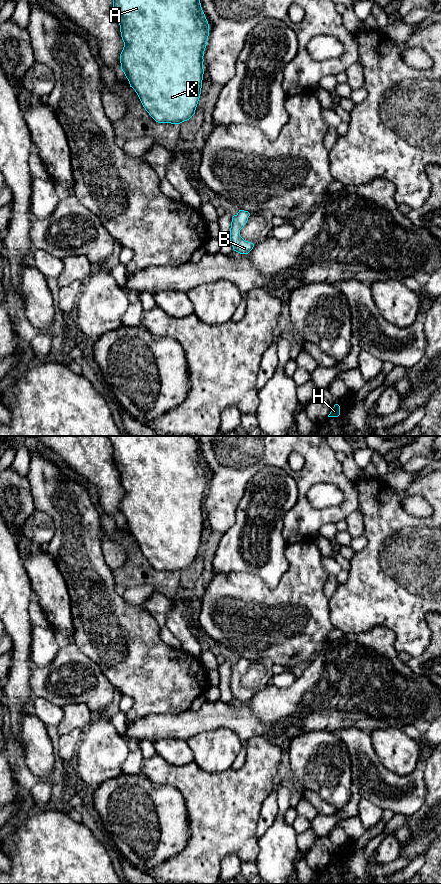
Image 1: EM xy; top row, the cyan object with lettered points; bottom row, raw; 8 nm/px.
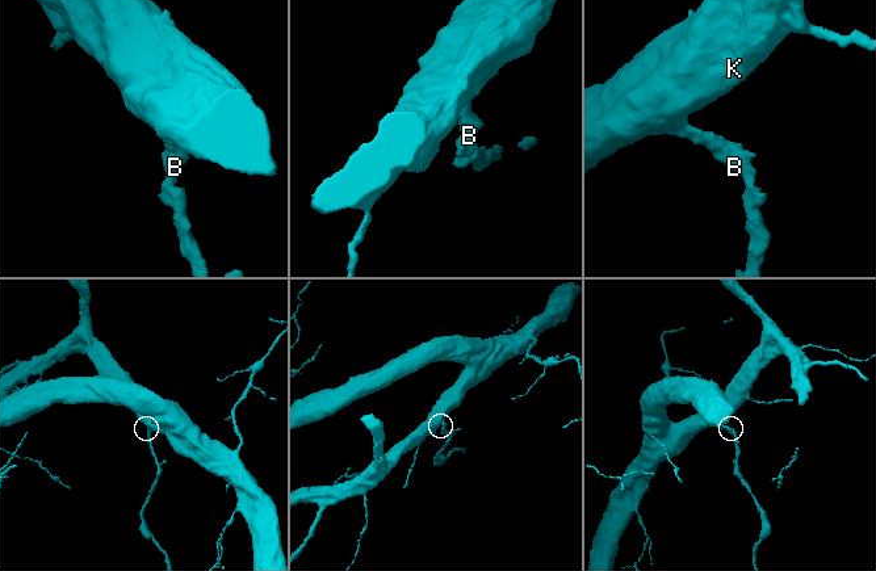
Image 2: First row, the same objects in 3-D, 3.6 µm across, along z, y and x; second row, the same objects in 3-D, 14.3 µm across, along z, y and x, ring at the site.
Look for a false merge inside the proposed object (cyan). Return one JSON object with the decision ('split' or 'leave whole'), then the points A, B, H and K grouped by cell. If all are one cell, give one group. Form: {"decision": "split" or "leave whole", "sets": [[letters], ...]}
{"decision": "leave whole", "sets": [["A", "B", "H", "K"]]}

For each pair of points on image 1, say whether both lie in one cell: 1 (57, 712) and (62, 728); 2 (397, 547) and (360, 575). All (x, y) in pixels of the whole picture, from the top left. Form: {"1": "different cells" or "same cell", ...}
{"1": "different cells", "2": "same cell"}

